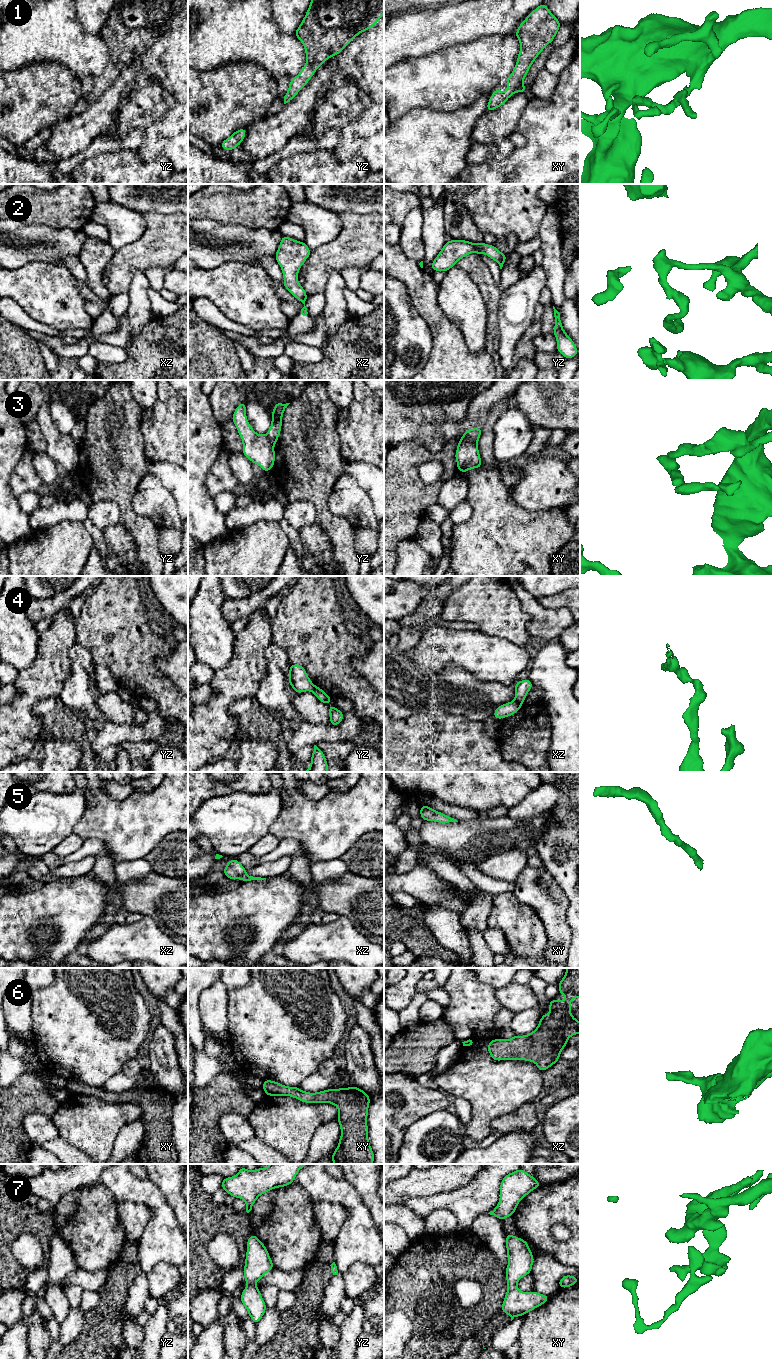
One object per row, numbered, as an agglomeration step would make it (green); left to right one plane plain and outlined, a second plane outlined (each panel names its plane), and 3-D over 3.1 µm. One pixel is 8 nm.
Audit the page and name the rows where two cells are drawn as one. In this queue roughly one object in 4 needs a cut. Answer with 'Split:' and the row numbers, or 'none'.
Split: 3, 4

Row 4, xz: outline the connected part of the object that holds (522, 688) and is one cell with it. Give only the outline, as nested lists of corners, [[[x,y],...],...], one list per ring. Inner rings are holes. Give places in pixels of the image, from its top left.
[[[530,679],[517,681],[515,683],[515,700],[523,703],[530,689],[533,687]]]

